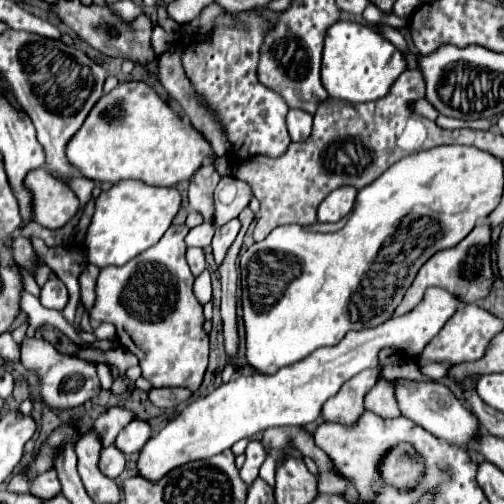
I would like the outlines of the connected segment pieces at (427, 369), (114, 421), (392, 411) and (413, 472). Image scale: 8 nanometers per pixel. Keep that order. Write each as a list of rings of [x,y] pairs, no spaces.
[[[426,362],[422,366],[422,372],[428,374],[430,378],[434,378],[434,380],[440,380],[440,378],[446,378],[448,376],[450,368],[452,368],[450,362],[444,362],[444,364],[440,364],[440,362]]]
[[[122,406],[108,408],[104,414],[100,414],[100,418],[94,422],[94,430],[102,436],[102,446],[114,444],[114,438],[118,436],[118,432],[134,418],[136,418],[134,412]]]
[[[380,378],[374,384],[374,388],[364,396],[364,410],[370,410],[382,418],[398,418],[400,416],[396,396],[390,390],[390,380]]]
[[[408,444],[394,448],[382,462],[382,478],[398,488],[408,488],[410,484],[416,484],[420,476],[422,464],[418,460],[418,454]]]

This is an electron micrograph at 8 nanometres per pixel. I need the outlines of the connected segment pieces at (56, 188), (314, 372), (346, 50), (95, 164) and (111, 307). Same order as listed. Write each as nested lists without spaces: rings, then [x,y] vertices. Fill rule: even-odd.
[[[44,168],[26,176],[30,194],[34,196],[34,222],[44,228],[62,228],[78,212],[76,194],[60,180],[52,178]]]
[[[430,288],[424,300],[408,314],[386,320],[376,328],[362,332],[348,332],[338,346],[318,348],[308,358],[280,368],[272,376],[250,374],[236,376],[232,382],[222,384],[212,394],[188,404],[182,414],[170,420],[160,434],[152,436],[136,460],[138,476],[158,482],[166,472],[200,458],[210,458],[234,442],[250,438],[274,426],[306,426],[320,416],[322,404],[334,396],[346,380],[366,368],[378,366],[378,352],[382,348],[396,348],[410,356],[420,356],[424,346],[440,332],[440,328],[454,316],[460,302],[442,288]]]
[[[338,22],[328,28],[322,56],[322,84],[328,96],[350,104],[372,102],[388,94],[396,78],[406,70],[406,58],[374,28],[356,22]]]
[[[126,82],[116,86],[110,96],[102,96],[82,128],[66,144],[66,156],[80,176],[94,182],[140,180],[150,186],[176,186],[190,180],[206,160],[214,162],[220,176],[230,174],[228,158],[214,156],[202,134],[170,110],[154,86],[144,82]],[[102,112],[118,112],[118,116],[106,120]]]
[[[170,226],[160,242],[150,246],[150,250],[134,256],[134,260],[124,266],[108,266],[102,268],[96,280],[96,302],[90,310],[90,318],[96,322],[110,322],[116,326],[120,346],[138,356],[142,376],[148,378],[156,388],[188,388],[196,392],[202,384],[206,366],[208,366],[208,334],[204,332],[204,316],[202,306],[192,294],[194,276],[186,264],[186,244],[184,236],[188,234],[188,226]]]

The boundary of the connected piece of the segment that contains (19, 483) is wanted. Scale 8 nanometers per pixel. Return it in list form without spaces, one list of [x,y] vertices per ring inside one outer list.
[[[14,474],[12,478],[10,478],[10,482],[8,482],[8,486],[6,486],[10,492],[28,492],[28,488],[30,488],[30,480],[26,478],[26,474]]]

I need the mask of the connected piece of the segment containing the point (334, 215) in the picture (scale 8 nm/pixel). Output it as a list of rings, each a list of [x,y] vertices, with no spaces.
[[[352,186],[336,188],[318,206],[318,212],[316,212],[318,222],[338,222],[338,220],[342,220],[352,210],[354,200],[356,200],[356,188],[352,188]]]

